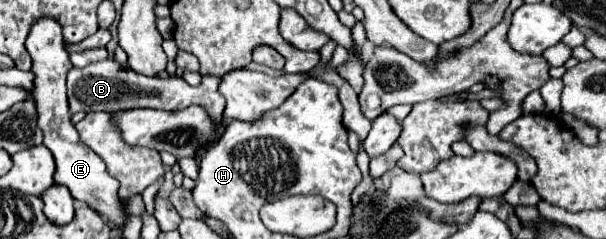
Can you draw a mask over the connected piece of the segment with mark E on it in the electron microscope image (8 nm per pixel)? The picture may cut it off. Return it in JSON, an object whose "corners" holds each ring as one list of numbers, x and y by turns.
{"corners":[[41,18,39,22,35,22,33,24,33,30,31,30,29,38,27,38,27,50,31,54,33,68,35,66,41,66,41,74,39,74,41,78,37,78,37,74,35,74,35,80,33,80,33,100,35,100,37,114,39,114,39,128,43,130,43,136,45,136,45,142,43,144,51,150,51,154,55,158,55,164,57,164,55,182,67,186,71,190,73,198,87,202,93,210,97,210,101,214,107,214,115,222,125,222,127,216,121,210,121,198,117,196,119,182,115,182,115,178,111,178,107,174,107,166,103,166,103,160,87,144,81,142,79,132,75,130,75,126,71,122,71,112,69,112,69,106,67,106,67,86,65,86,67,84,67,72,71,70,71,62,69,62,69,54,65,52,65,42,63,42,63,34,61,34,59,22,55,22,53,18]]}

